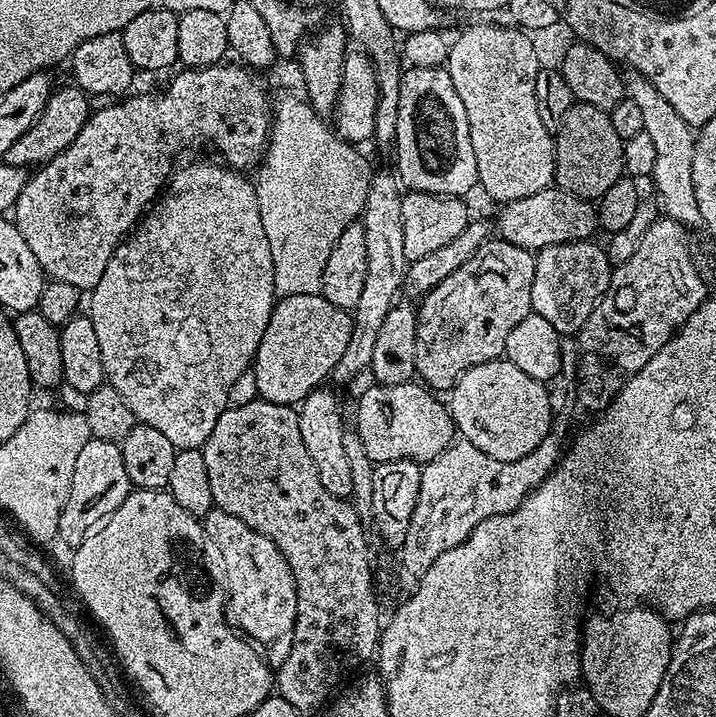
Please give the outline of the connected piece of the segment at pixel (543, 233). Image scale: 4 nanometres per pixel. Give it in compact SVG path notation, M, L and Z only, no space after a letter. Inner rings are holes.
M555 186L538 190L538 194L530 194L526 198L501 203L499 208L496 226L494 222L495 231L496 228L500 231L497 232L499 239L529 250L565 244L571 240L592 240L598 232L596 204Z

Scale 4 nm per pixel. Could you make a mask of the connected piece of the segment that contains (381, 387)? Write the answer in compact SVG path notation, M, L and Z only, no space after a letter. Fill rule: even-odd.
M373 383L360 396L356 404L354 430L366 446L366 454L373 465L391 460L412 460L421 466L438 458L447 450L457 435L456 423L447 403L439 400L423 383Z

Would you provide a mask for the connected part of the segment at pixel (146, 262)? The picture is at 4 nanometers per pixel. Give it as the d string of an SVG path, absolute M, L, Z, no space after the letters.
M196 160L181 168L179 165L173 171L166 191L145 211L136 227L120 241L106 270L102 270L102 278L90 292L90 315L98 334L98 347L102 349L102 366L107 383L118 390L118 394L122 394L126 406L130 406L139 423L154 426L154 430L159 430L178 450L203 449L206 438L210 438L210 430L214 430L214 422L218 422L218 418L230 406L230 386L234 386L236 379L242 378L242 374L251 369L258 342L262 342L262 334L266 334L266 322L270 322L272 305L278 299L274 286L274 258L270 258L270 242L266 242L266 230L262 230L262 214L258 210L255 183L251 179L246 180L243 171L212 160Z

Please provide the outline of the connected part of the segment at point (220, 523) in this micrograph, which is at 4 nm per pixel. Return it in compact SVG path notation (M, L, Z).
M213 507L207 512L202 517L202 527L207 543L212 543L224 567L224 617L228 625L261 649L268 648L266 659L269 665L279 666L286 662L286 654L290 654L294 640L296 617L296 587L290 566L270 538L258 534L258 530L250 530L246 522L234 518L234 514L226 514L221 508Z

